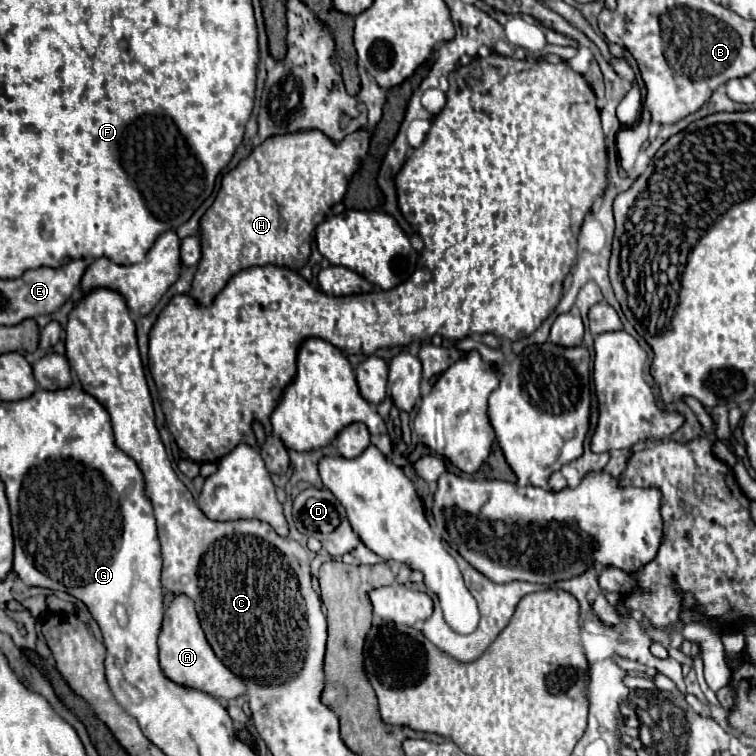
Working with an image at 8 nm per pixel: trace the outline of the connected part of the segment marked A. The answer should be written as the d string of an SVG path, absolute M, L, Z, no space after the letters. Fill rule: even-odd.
M185 594L175 596L171 606L163 614L163 626L159 632L159 664L161 664L163 674L171 682L207 692L213 698L231 700L231 698L243 696L247 690L243 680L233 676L225 668L225 664L221 664L221 660L217 660L215 652L209 648L205 634L201 632L197 614L193 610L193 600L189 600L189 596L185 596Z

